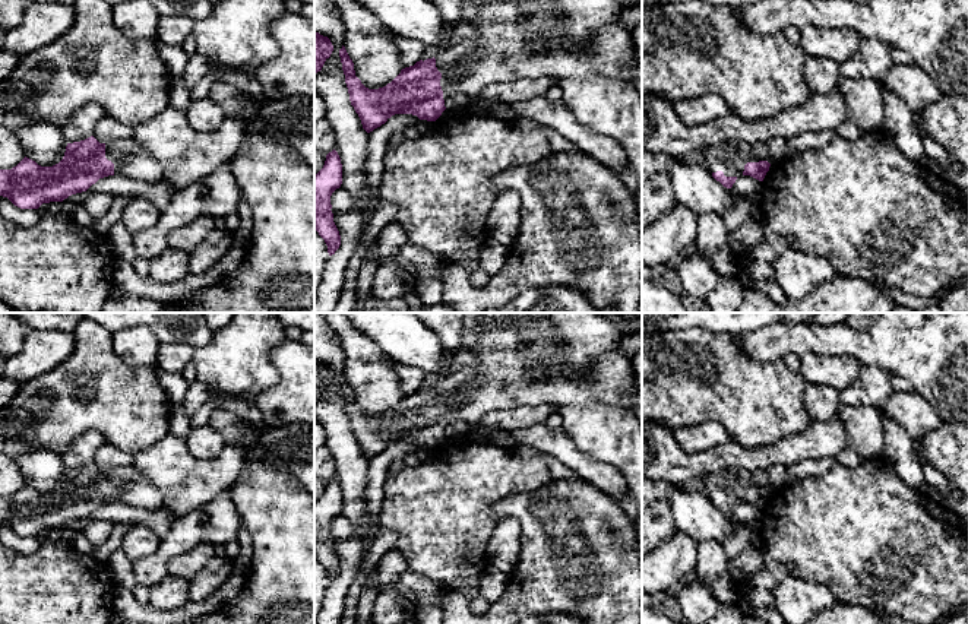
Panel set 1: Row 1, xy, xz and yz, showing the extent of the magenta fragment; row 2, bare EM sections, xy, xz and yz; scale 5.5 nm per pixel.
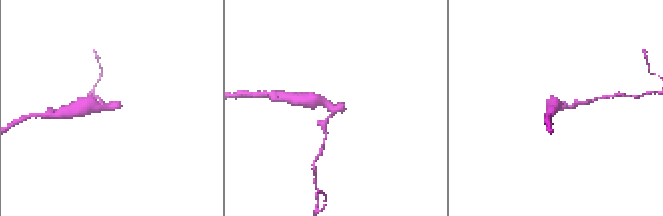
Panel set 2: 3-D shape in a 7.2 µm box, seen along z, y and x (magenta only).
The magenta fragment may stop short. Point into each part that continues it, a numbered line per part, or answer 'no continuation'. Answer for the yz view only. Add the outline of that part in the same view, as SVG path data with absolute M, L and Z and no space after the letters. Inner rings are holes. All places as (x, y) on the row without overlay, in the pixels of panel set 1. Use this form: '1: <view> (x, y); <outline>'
1: yz (730, 484); M744 468L724 469L703 475L705 494L711 500L722 498L725 504L738 504L747 490L759 490L752 472Z

